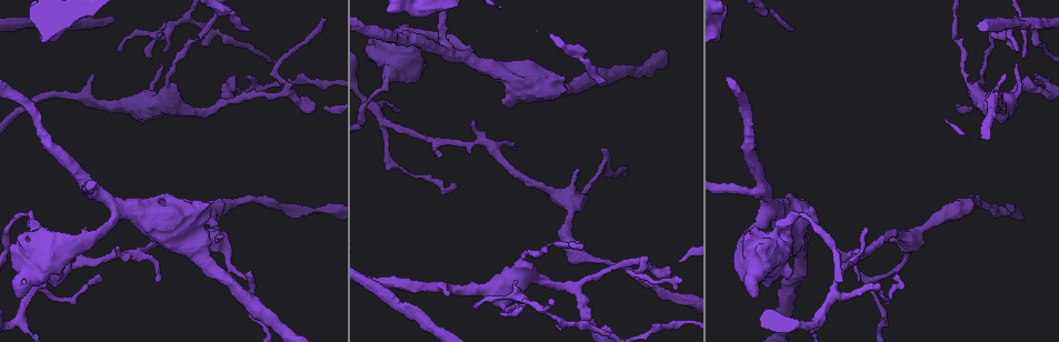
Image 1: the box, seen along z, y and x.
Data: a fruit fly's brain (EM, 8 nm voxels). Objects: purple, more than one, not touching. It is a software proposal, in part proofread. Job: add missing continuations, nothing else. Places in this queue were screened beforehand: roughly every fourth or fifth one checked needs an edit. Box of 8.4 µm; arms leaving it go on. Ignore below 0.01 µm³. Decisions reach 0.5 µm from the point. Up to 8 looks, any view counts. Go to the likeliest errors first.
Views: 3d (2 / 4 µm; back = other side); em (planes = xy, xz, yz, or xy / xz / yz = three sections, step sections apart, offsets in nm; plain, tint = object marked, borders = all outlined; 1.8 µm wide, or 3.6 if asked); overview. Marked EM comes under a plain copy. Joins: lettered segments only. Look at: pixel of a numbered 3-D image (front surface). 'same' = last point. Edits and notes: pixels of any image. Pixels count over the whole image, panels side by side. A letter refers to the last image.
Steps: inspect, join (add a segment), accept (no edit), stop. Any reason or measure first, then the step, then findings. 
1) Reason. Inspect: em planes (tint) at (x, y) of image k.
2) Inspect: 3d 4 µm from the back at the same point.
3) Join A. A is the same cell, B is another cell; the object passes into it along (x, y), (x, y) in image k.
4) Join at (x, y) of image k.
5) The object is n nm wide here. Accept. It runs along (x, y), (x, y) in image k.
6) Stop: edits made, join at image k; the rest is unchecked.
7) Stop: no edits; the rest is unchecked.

Branch stops here. Inspect: em xy step 4 (borders) at (1005, 75) of image 1.

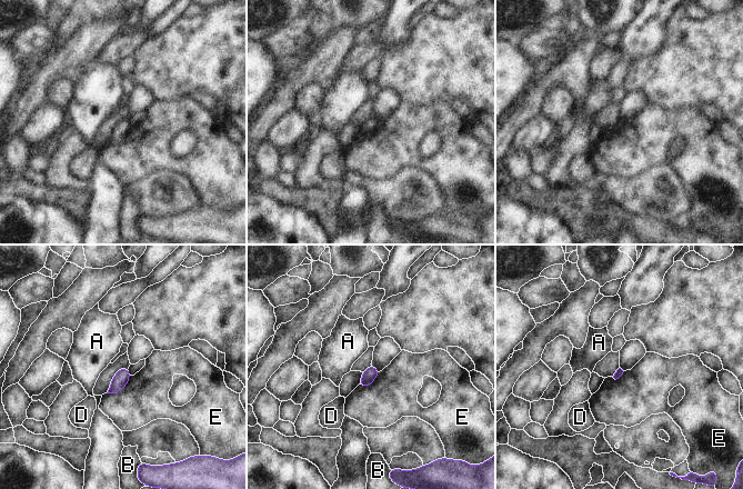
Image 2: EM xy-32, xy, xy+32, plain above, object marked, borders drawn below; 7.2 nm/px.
Inspect: em planes (borders) at the same point.

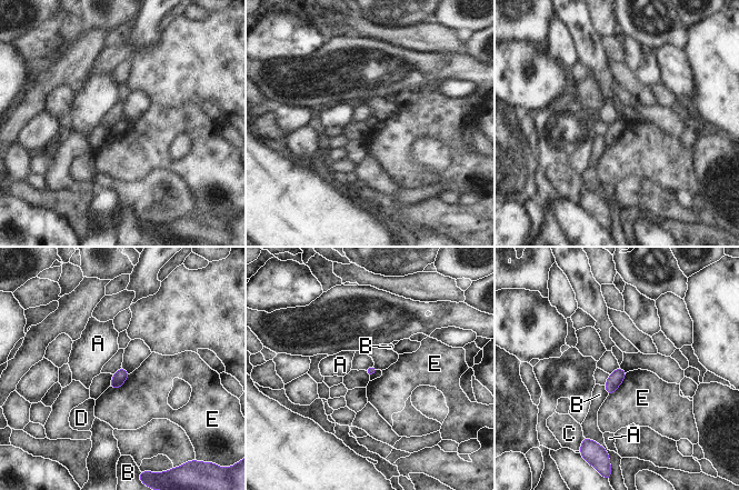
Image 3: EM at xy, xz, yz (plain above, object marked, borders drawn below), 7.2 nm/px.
Accept. A, B, C, D and E are other cells; a border runs along (627, 372), (617, 389), (608, 396) in image 3; none of them fits.

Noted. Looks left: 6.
Tapers out. Inspect: em planes (tint) at (605, 80) of image 1.

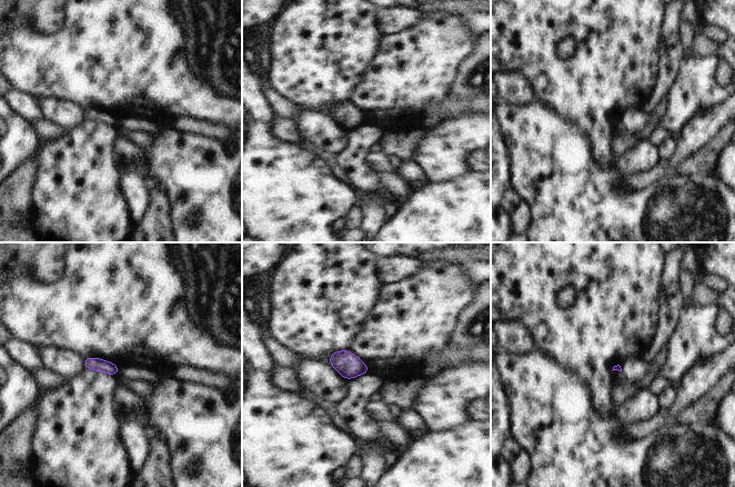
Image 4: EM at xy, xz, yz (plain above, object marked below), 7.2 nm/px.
What lies round it. Inspect: em planes (borders) at the same point.

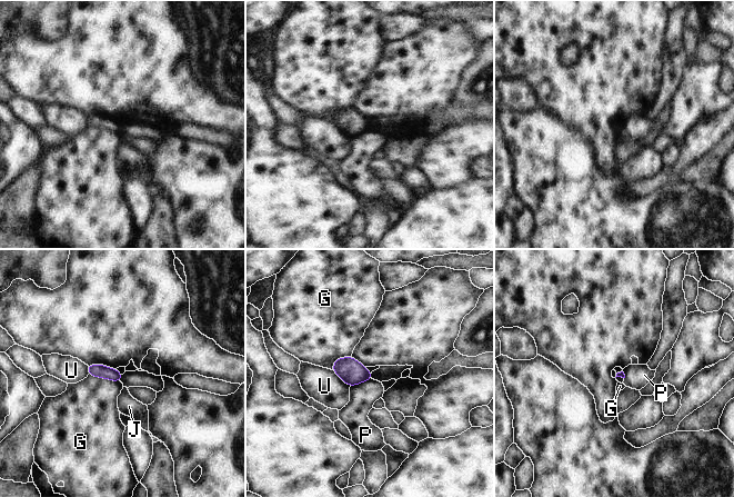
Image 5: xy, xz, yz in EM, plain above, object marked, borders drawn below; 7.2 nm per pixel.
Accept. G, J, P and U are other cells; a border runs along (371, 378), (350, 387) in image 5; none of them fits.

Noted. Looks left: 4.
Abrupt turn. Inspect: em 3.6 µm planes (borders) at (27, 295) of image 1.

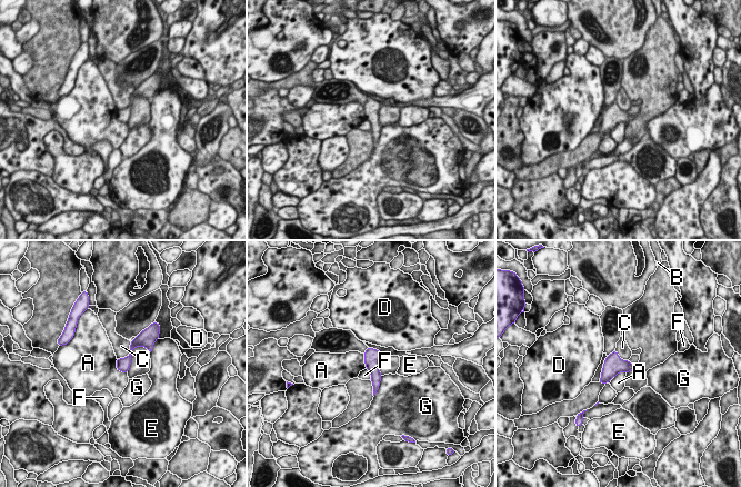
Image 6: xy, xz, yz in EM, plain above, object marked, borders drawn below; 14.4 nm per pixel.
Accept. A, B, C, D, E, F and G are other cells; a border runs along (116, 359), (116, 367), (127, 374) in image 6; none of them fits.

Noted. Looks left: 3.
Stop: no edits; the rest is unchecked.

